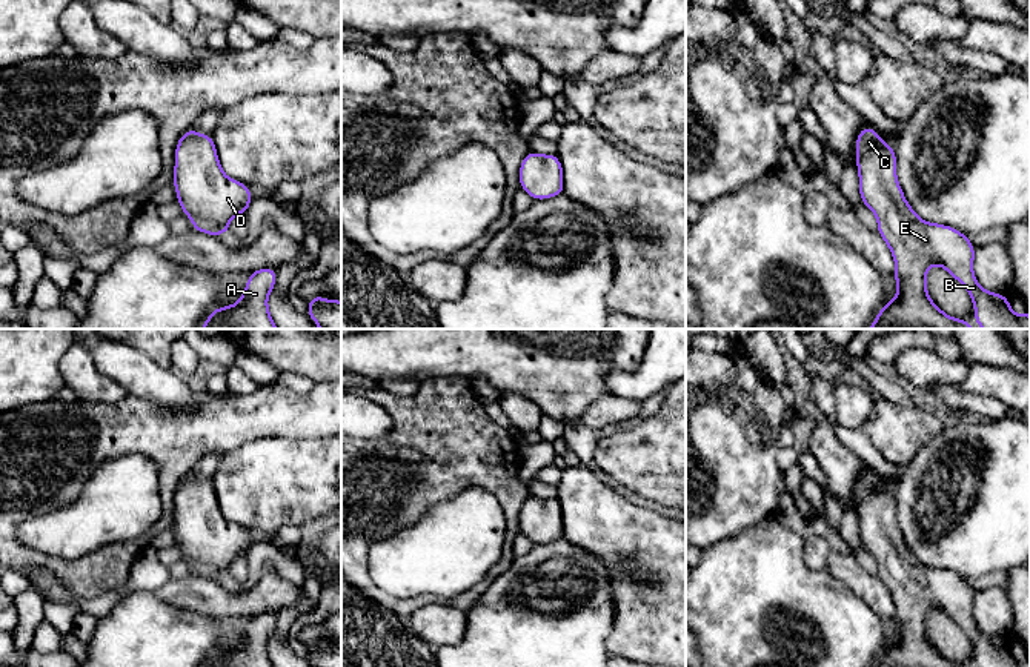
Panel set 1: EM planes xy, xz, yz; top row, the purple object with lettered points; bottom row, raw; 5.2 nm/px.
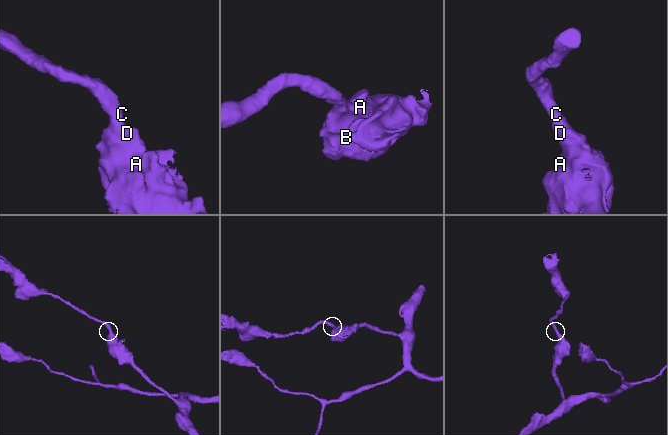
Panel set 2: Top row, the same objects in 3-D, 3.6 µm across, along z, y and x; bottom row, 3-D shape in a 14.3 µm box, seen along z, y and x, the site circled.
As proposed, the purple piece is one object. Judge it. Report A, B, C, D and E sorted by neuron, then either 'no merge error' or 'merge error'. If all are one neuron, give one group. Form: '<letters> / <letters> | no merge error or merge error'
A B C D E | no merge error

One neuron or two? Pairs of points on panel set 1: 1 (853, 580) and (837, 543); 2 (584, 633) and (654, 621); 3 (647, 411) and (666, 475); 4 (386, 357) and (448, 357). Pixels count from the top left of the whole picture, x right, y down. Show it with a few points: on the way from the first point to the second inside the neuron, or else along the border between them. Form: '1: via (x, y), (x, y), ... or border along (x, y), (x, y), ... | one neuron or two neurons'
1: border along (832, 547), (850, 554) | two neurons
2: border along (611, 592), (614, 627), (606, 640), (606, 650) | two neurons
3: border along (669, 388), (661, 406), (643, 421) | two neurons
4: via (402, 357), (432, 357) | one neuron

